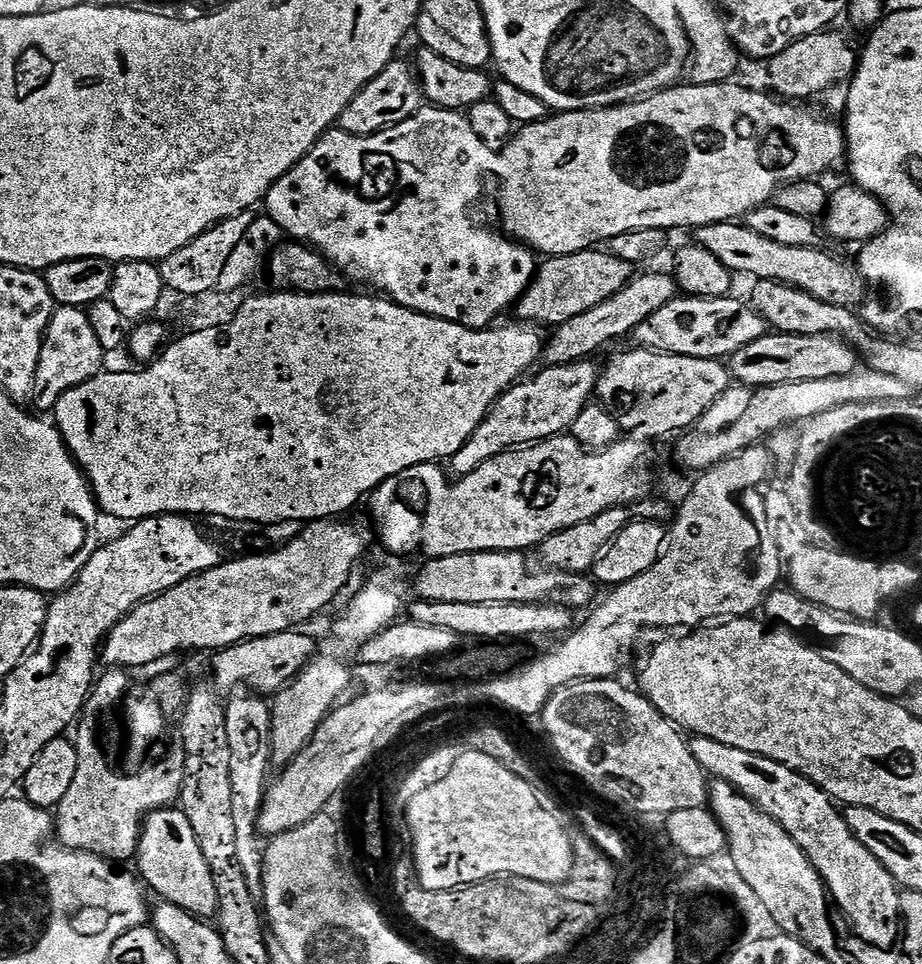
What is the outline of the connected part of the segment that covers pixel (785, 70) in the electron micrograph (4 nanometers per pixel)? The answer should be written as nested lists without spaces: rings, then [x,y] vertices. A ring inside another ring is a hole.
[[[826,30],[822,33],[803,36],[803,38],[787,46],[786,50],[767,61],[767,64],[763,67],[765,69],[761,72],[760,76],[752,82],[753,87],[759,91],[776,95],[781,99],[806,100],[809,99],[808,96],[822,92],[832,84],[849,81],[852,73],[856,70],[858,54],[856,50],[853,51],[850,48],[847,40],[842,35],[836,34],[835,32],[834,30]]]

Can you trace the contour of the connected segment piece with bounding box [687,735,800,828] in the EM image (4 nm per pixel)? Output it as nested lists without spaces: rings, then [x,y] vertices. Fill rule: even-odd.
[[[693,735],[687,741],[687,746],[698,766],[703,768],[709,777],[733,784],[751,804],[758,805],[765,815],[774,818],[774,822],[778,822],[783,828],[788,825],[788,818],[792,818],[792,780],[798,779],[800,782],[799,772],[782,766],[782,762],[774,762],[770,758],[762,758],[746,750],[731,748],[722,742],[714,742],[714,738]]]

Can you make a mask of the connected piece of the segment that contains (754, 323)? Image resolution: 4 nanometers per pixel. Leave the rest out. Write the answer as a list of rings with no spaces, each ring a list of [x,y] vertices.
[[[681,295],[662,310],[654,310],[630,333],[631,339],[640,343],[639,347],[670,356],[689,356],[690,358],[702,358],[703,360],[720,360],[738,351],[742,346],[762,338],[766,334],[766,325],[762,317],[749,307],[747,303],[739,304],[728,296],[689,296]]]

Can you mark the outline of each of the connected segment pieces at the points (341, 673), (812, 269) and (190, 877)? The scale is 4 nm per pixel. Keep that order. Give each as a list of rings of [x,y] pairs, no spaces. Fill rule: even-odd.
[[[313,655],[303,670],[275,693],[271,701],[272,760],[278,766],[289,764],[308,745],[320,724],[340,700],[339,696],[348,686],[348,678],[350,682],[350,668],[348,670],[342,661],[332,656],[320,655]]]
[[[733,221],[707,224],[695,229],[692,234],[693,243],[710,251],[731,272],[743,270],[759,280],[778,280],[801,288],[819,300],[834,302],[839,292],[834,282],[833,255],[827,255],[824,250],[806,247],[788,247],[776,243],[762,235],[753,232],[743,224]]]
[[[169,806],[163,809],[162,814],[165,815],[164,826],[154,826],[148,818],[140,829],[134,855],[134,864],[140,867],[139,879],[149,889],[152,887],[161,896],[161,901],[186,910],[197,918],[215,917],[217,905],[213,878],[206,860],[202,858],[198,838],[194,838],[194,826],[190,826],[186,814],[179,807]]]

